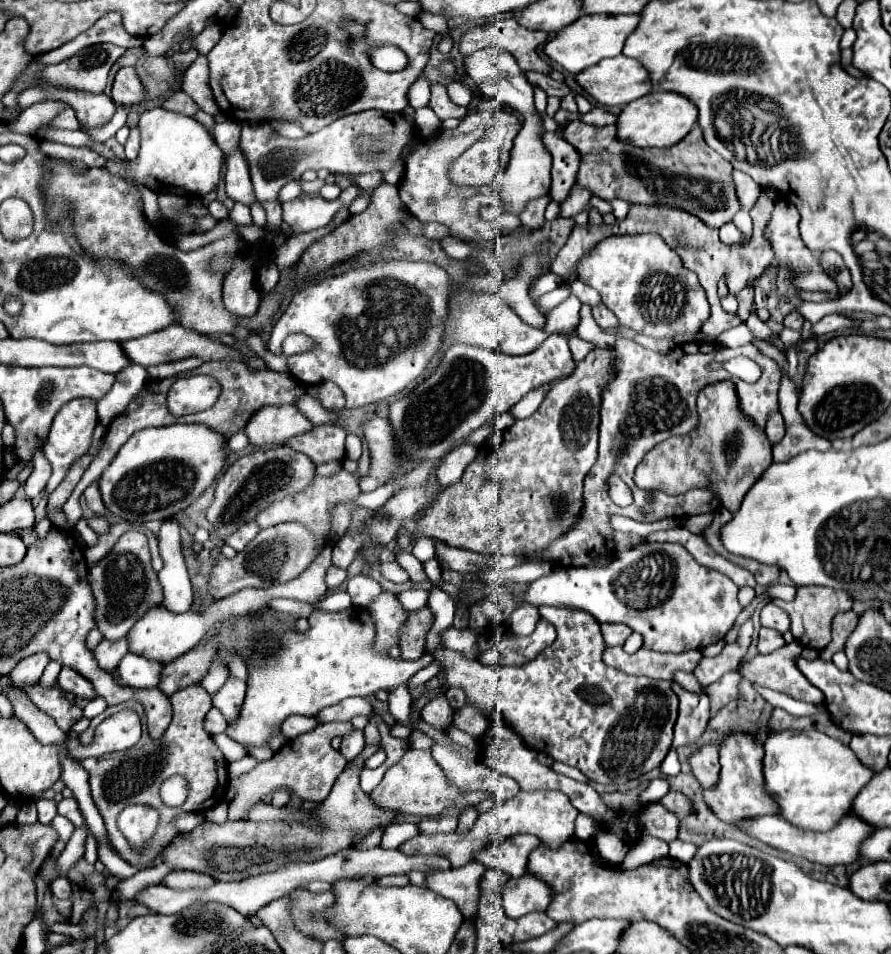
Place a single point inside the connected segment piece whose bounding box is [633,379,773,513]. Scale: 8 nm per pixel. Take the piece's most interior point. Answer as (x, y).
(726, 453)

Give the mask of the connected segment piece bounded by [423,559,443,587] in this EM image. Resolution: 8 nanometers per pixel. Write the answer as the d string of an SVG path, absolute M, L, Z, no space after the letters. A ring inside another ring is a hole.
M429 559L429 561L425 561L423 567L425 567L425 573L427 573L427 577L431 579L431 583L437 583L437 585L441 587L443 583L441 583L441 569L439 569L437 559Z

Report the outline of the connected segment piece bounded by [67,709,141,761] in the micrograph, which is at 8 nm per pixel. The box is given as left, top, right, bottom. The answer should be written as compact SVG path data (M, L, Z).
M119 711L105 719L105 727L97 727L97 741L89 747L81 745L77 733L67 733L67 749L75 761L87 757L107 755L111 751L125 751L133 747L141 737L141 719L135 711Z

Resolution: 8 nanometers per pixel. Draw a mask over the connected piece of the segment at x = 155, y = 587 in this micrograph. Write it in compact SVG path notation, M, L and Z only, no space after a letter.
M127 531L103 557L99 563L89 567L87 573L93 597L97 601L95 607L95 623L97 629L101 631L103 639L117 641L123 639L133 623L149 609L155 605L161 605L163 591L157 579L157 573L151 569L151 555L147 547L147 537L139 531Z

